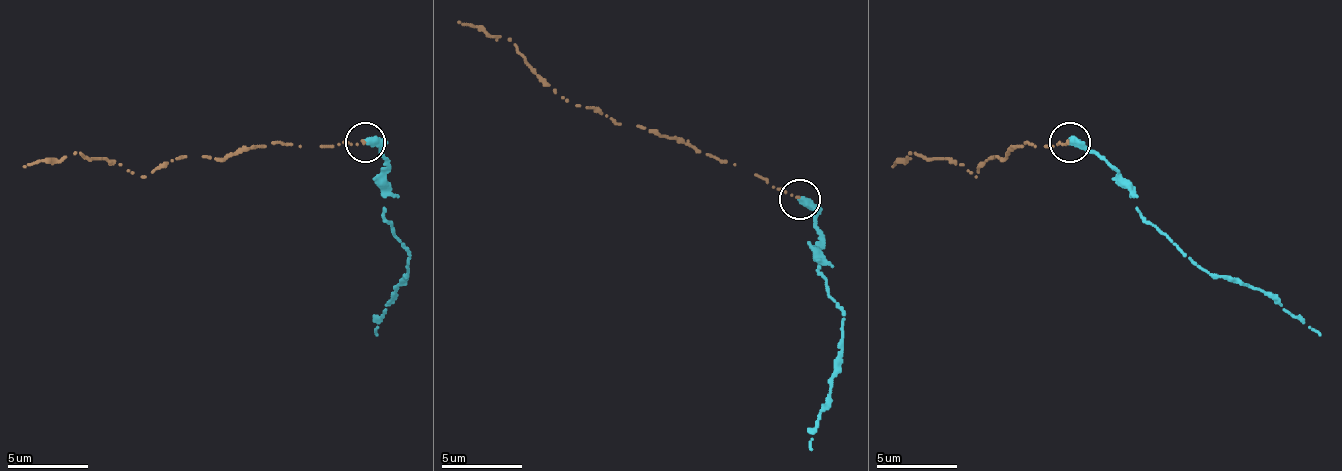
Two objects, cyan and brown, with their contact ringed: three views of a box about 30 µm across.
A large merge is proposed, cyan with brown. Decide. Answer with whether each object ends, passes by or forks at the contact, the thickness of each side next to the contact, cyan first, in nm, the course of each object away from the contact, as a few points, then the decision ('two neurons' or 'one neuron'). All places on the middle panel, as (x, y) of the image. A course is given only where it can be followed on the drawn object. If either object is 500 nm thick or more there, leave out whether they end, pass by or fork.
cyan ends; brown ends; calibres 420 and 110 nm; course cyan (798, 198), (811, 210), (819, 234), (819, 275), (843, 312), (843, 332), (831, 393), (811, 450); course brown (798, 198), (705, 153), (656, 133), (615, 125), (554, 92), (510, 39), (457, 23); two neurons

